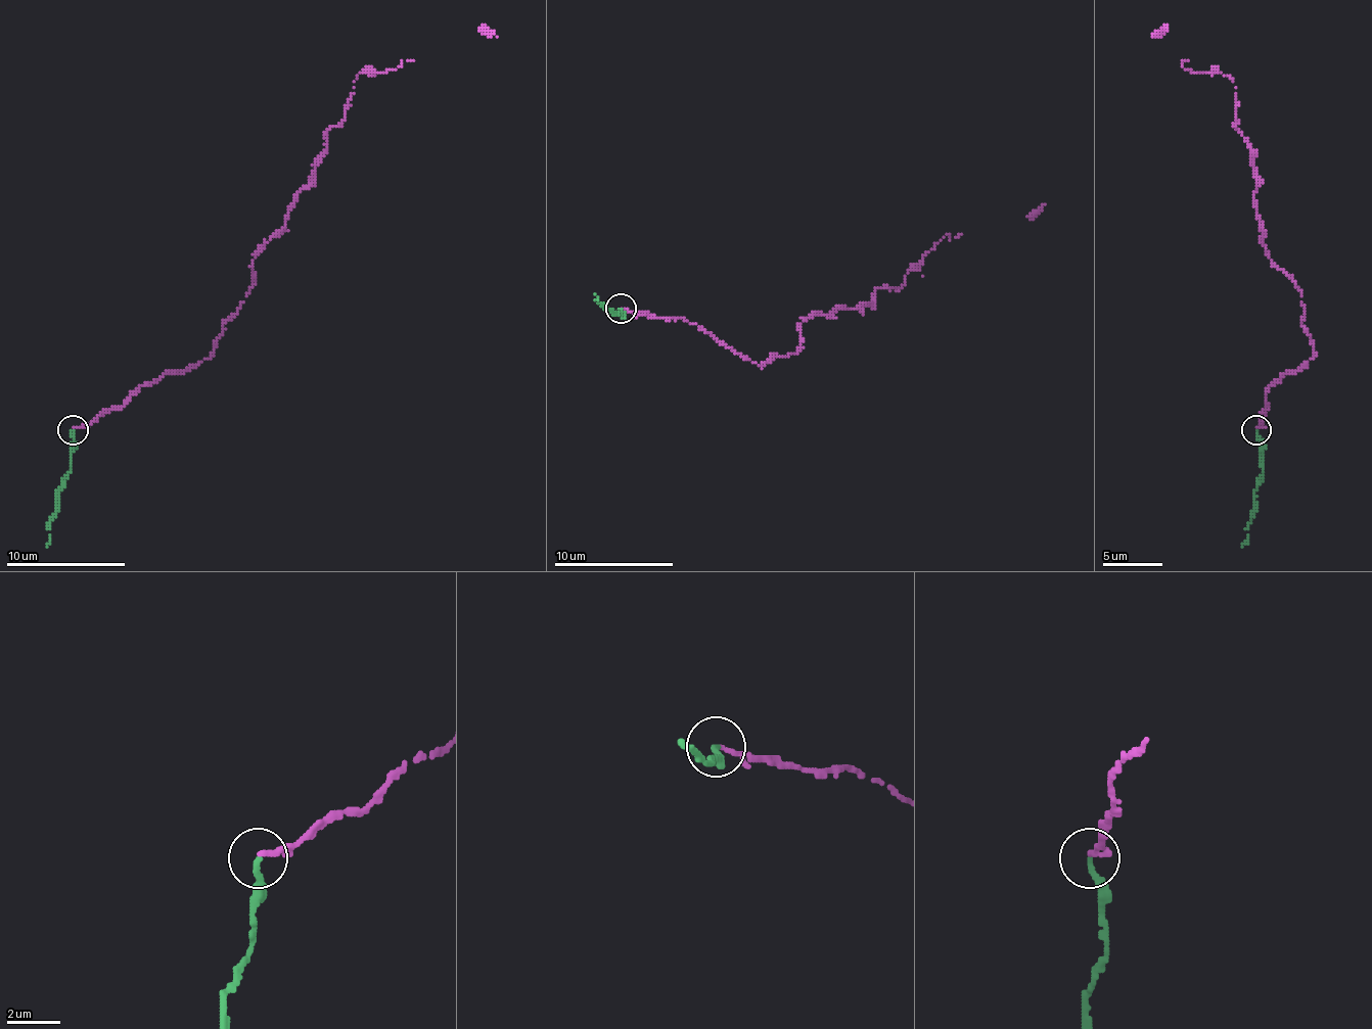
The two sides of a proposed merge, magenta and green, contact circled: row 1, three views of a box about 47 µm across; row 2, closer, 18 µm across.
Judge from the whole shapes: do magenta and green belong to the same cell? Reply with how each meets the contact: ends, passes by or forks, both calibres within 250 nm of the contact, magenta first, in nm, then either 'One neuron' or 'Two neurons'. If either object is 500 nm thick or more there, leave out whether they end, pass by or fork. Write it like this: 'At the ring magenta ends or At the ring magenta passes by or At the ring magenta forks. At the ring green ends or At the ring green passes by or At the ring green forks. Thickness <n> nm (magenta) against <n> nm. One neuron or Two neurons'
At the ring magenta ends. At the ring green ends. Thickness 200 nm (magenta) against 220 nm. One neuron

